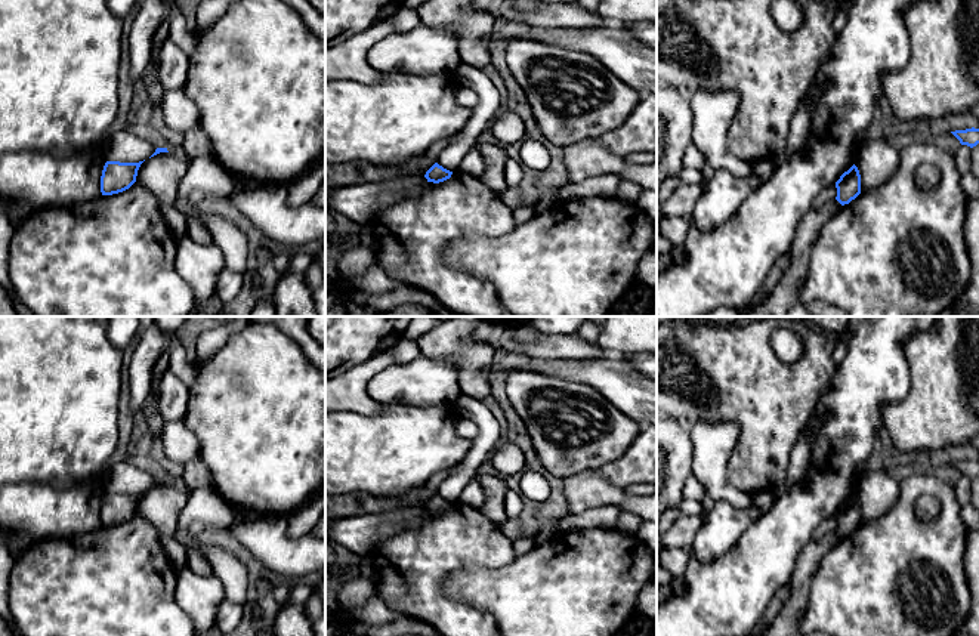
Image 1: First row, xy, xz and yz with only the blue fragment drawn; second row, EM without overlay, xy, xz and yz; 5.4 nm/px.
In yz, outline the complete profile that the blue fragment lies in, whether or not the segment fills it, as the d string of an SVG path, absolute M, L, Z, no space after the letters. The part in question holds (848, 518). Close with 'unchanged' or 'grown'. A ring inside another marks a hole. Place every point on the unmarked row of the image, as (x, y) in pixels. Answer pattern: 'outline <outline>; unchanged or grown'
outline M855 495L840 507L840 510L836 513L836 519L836 531L841 537L849 535L861 525L861 506Z; unchanged

